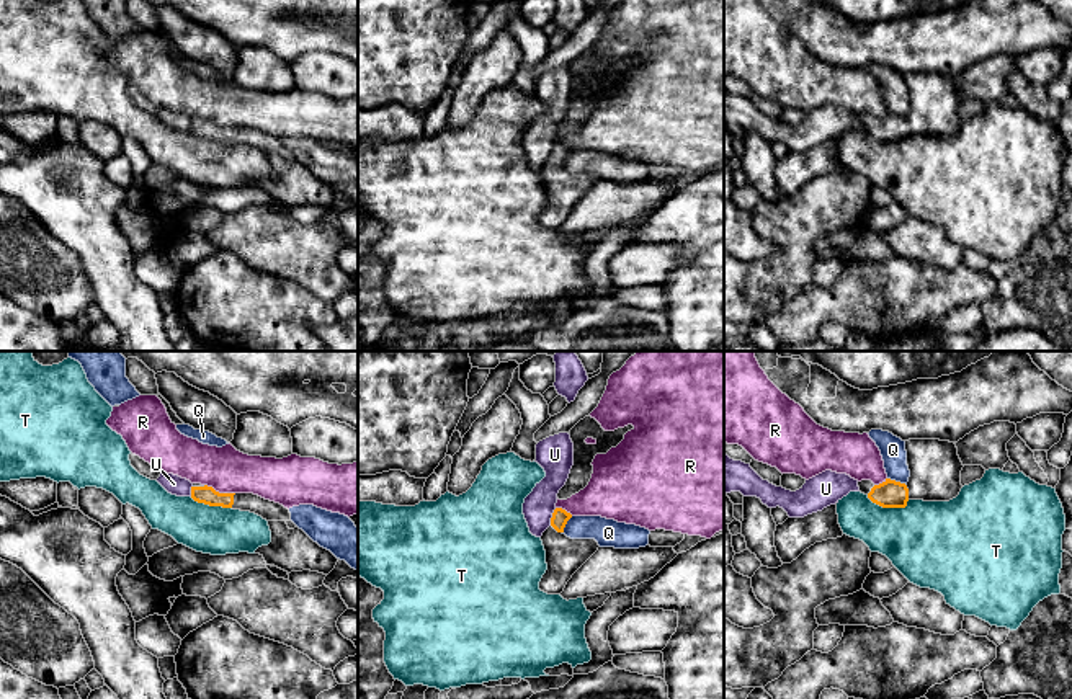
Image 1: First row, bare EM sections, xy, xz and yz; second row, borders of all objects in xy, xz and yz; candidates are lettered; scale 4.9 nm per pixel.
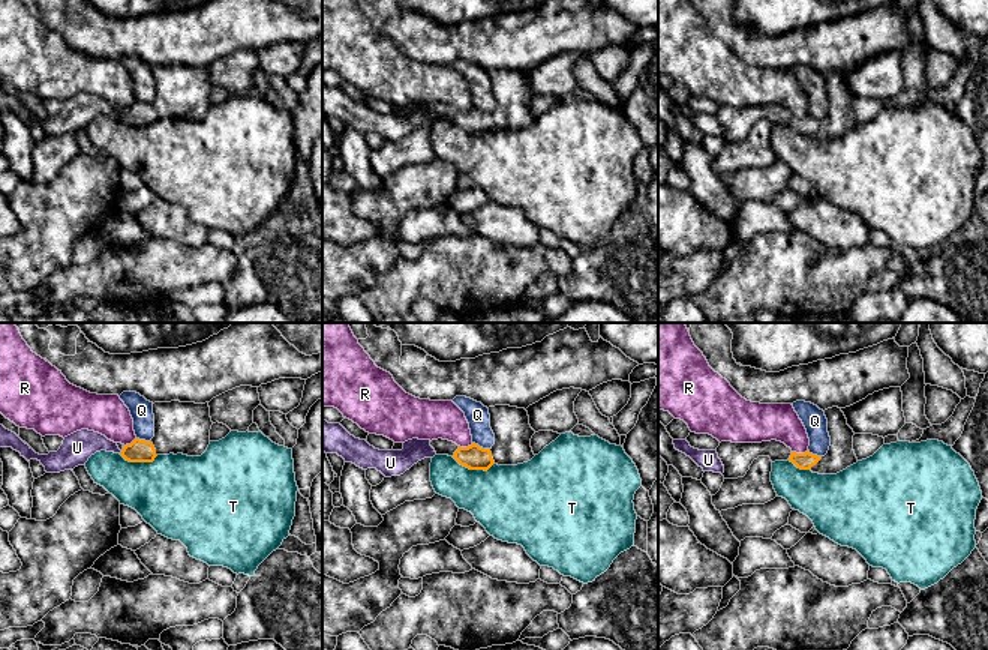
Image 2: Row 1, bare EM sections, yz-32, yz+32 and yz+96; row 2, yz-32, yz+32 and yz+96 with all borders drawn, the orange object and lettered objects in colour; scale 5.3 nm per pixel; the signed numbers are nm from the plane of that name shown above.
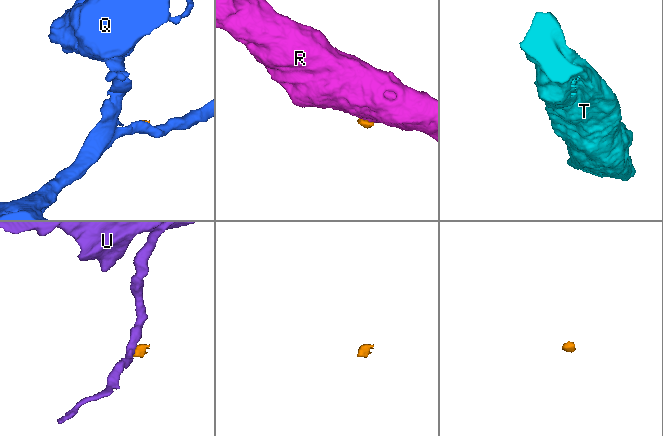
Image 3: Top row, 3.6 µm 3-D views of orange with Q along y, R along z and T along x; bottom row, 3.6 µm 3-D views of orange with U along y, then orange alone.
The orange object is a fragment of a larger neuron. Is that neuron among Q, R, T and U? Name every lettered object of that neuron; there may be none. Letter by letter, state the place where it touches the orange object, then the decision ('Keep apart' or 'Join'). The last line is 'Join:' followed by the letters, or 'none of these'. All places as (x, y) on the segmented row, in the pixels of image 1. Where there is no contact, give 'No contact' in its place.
Q: Touches orange at yz (897, 482). Keep apart
R: Touches orange at xy (218, 492). Keep apart
T: Touches orange at yz (889, 507). Keep apart
U: Touches orange at xz (553, 516). Keep apart
Join: none of these

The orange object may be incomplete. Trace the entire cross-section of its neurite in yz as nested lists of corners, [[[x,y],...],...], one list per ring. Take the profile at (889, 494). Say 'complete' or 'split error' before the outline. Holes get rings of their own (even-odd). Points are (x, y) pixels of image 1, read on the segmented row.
split error; [[[940,439],[905,441],[907,483],[886,479],[874,485],[871,480],[858,482],[860,492],[882,508],[905,508],[909,500],[949,501],[963,488],[963,462],[954,443]]]

